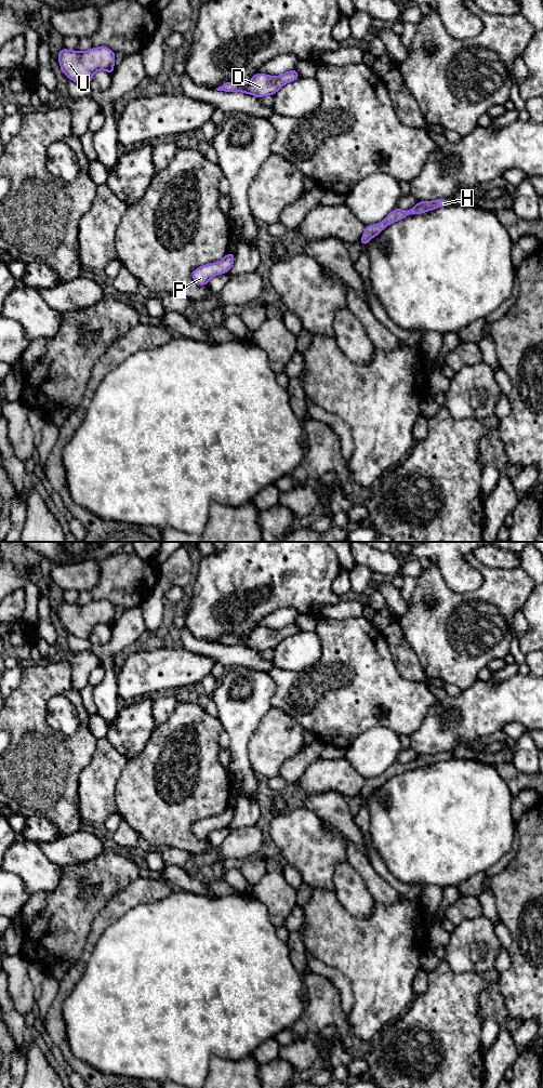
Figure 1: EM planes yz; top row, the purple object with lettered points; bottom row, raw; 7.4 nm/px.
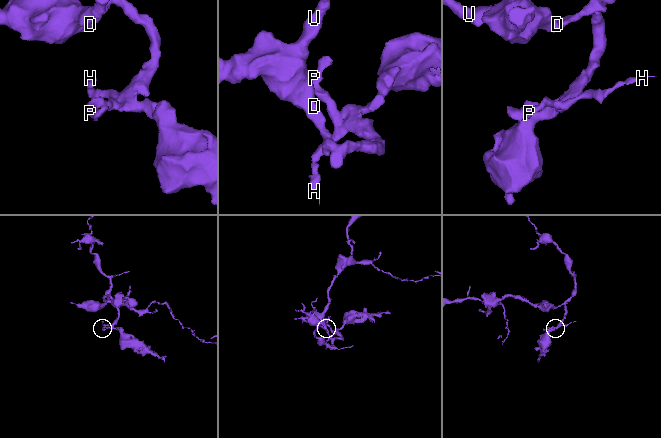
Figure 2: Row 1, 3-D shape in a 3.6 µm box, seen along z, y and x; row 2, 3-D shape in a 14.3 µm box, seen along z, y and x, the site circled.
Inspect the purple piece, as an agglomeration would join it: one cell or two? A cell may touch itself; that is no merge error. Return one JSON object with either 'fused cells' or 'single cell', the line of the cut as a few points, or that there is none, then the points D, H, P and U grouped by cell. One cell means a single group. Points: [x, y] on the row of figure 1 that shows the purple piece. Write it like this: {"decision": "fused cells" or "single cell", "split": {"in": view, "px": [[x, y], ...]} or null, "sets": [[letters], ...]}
{"decision": "single cell", "split": null, "sets": [["D", "H", "P", "U"]]}

